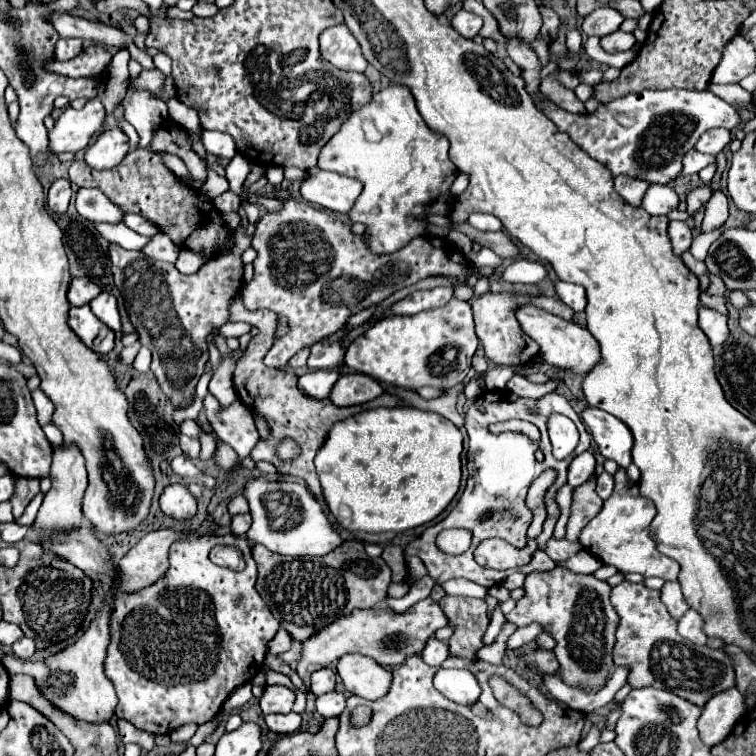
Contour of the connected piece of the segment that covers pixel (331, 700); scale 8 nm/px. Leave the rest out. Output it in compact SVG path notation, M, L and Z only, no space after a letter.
M331 690L331 692L323 694L323 696L319 696L315 704L317 704L317 712L321 716L331 718L331 716L337 716L337 714L343 712L343 708L345 708L345 696L341 692Z

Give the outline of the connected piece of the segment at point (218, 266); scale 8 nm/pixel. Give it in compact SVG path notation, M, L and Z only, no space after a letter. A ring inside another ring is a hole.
M237 228L233 252L211 258L201 270L189 276L181 274L173 264L151 260L141 250L125 250L119 244L109 244L115 286L123 294L141 344L153 352L151 372L175 408L191 404L195 398L195 386L209 358L205 338L213 328L229 320L227 308L243 284L241 254L249 244L251 236L245 234L245 228Z

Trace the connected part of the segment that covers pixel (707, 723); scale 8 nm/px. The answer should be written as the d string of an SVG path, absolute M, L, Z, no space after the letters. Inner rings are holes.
M737 688L715 694L699 718L699 734L707 746L723 742L745 712L745 698Z

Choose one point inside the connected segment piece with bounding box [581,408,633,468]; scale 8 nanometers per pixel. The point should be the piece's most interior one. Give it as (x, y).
(614, 440)

